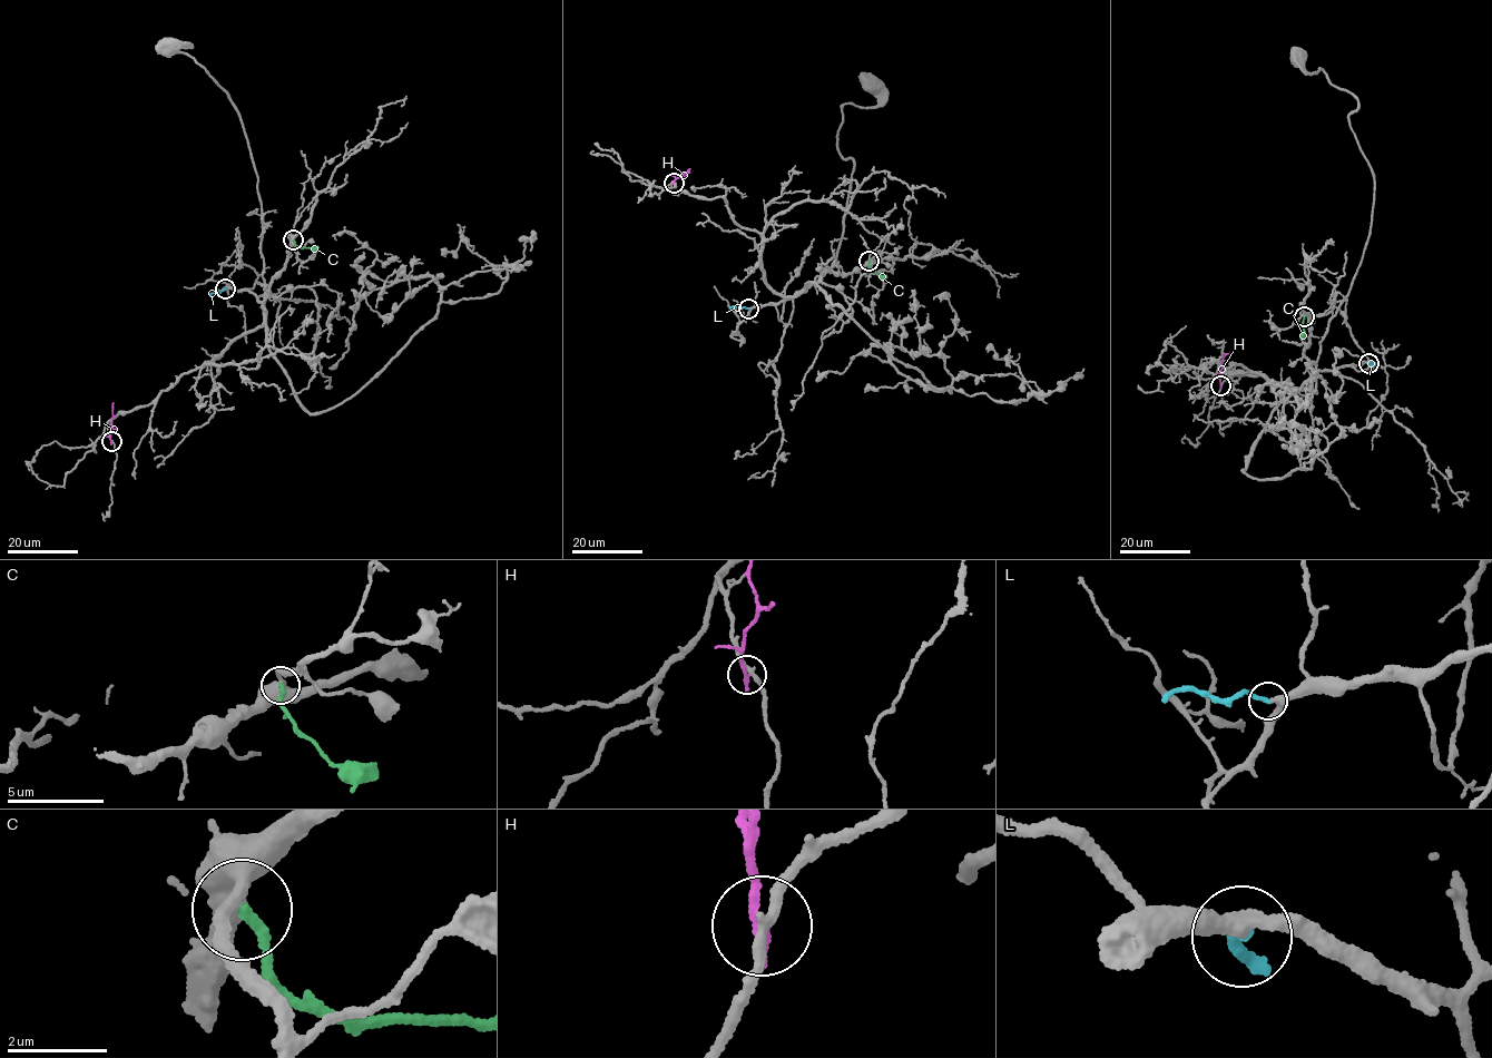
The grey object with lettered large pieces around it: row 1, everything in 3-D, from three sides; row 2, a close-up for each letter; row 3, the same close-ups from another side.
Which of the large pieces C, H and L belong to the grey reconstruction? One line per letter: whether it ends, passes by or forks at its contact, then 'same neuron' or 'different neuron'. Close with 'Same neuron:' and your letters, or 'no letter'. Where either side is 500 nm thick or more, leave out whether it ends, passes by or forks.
C: it ends | different neuron
H: it ends | different neuron
L: it ends | same neuron
Same neuron: L

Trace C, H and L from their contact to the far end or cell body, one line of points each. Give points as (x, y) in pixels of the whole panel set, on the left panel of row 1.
C: (293, 241), (301, 247), (318, 246)
H: (111, 441), (113, 402)
L: (225, 289), (210, 295)

